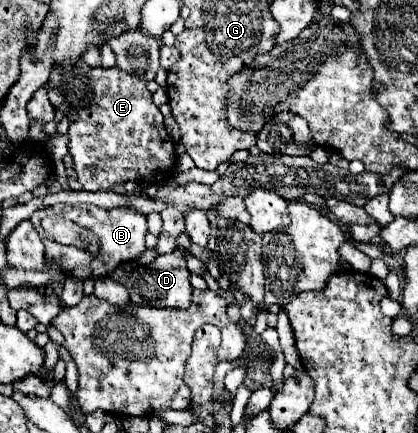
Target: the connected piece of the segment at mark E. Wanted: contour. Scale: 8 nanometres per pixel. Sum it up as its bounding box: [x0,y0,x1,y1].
[48,60,176,190]

